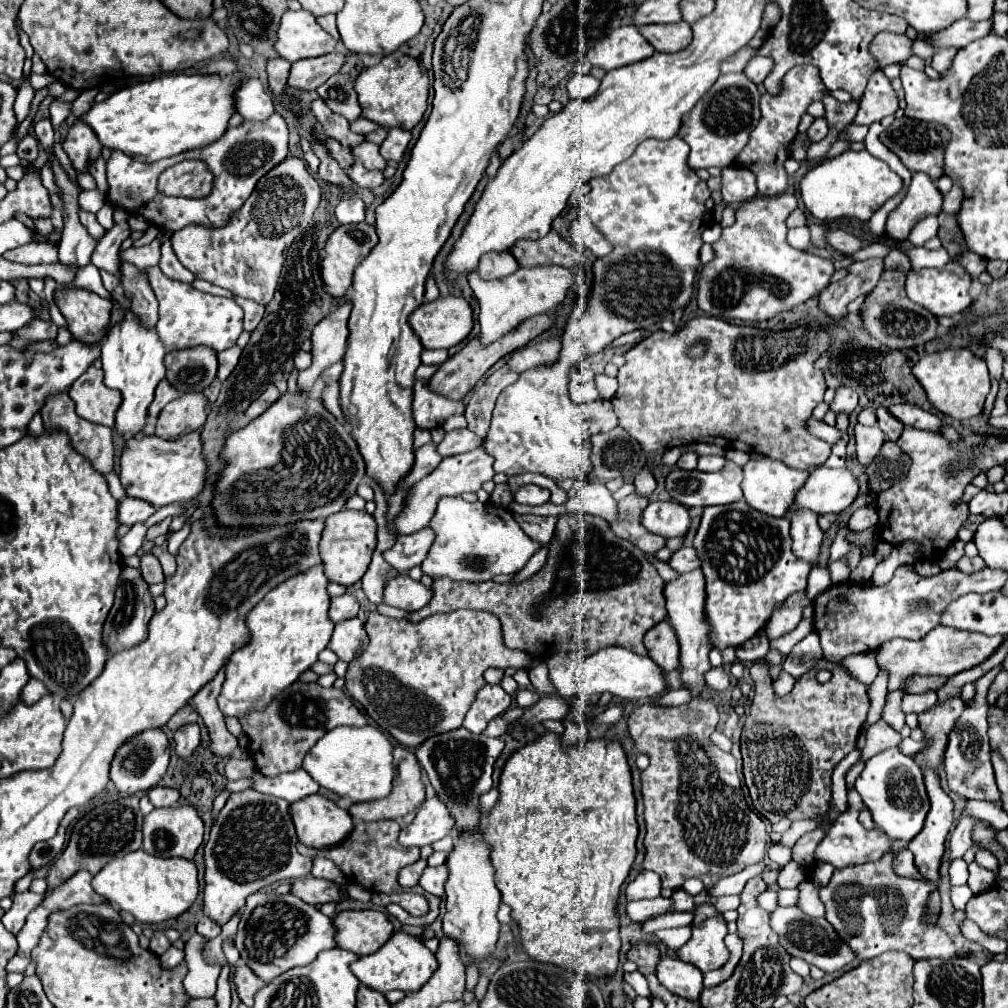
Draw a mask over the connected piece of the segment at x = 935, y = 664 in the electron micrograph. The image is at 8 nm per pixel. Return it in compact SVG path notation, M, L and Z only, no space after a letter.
M936 626L928 636L920 640L888 640L888 644L882 644L876 650L876 664L880 670L888 672L888 690L902 690L906 688L906 682L912 676L928 676L928 674L940 674L940 676L954 676L962 670L968 670L980 662L984 662L1000 644L1004 642L1004 636L980 636L980 632L964 632L954 630L946 626Z

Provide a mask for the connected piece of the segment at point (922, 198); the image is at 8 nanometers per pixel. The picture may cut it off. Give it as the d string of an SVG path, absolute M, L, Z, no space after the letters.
M912 174L912 182L904 200L888 214L886 234L898 242L906 240L910 230L922 218L942 212L942 202L944 196L928 174Z

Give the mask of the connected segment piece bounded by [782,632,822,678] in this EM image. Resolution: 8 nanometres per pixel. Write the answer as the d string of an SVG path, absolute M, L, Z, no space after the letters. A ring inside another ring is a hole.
M810 632L806 638L802 638L792 652L786 656L786 664L782 664L784 670L788 670L794 678L802 676L804 672L812 670L812 666L822 658L820 638L816 632Z

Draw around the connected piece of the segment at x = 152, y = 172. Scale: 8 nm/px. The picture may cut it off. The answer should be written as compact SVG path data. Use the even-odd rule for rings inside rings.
M274 112L268 120L260 122L244 120L240 126L228 128L220 140L204 148L196 148L196 152L182 152L180 156L172 156L168 160L158 160L152 164L136 162L124 152L114 150L110 160L106 162L108 184L110 184L106 198L110 200L110 204L126 208L130 214L144 216L158 230L176 232L192 222L202 226L224 226L230 220L230 214L238 210L252 194L256 182L278 162L282 162L284 156L288 156L288 124L278 112ZM186 158L206 160L206 164L214 172L216 176L214 188L206 198L174 198L158 192L156 180L160 172Z

